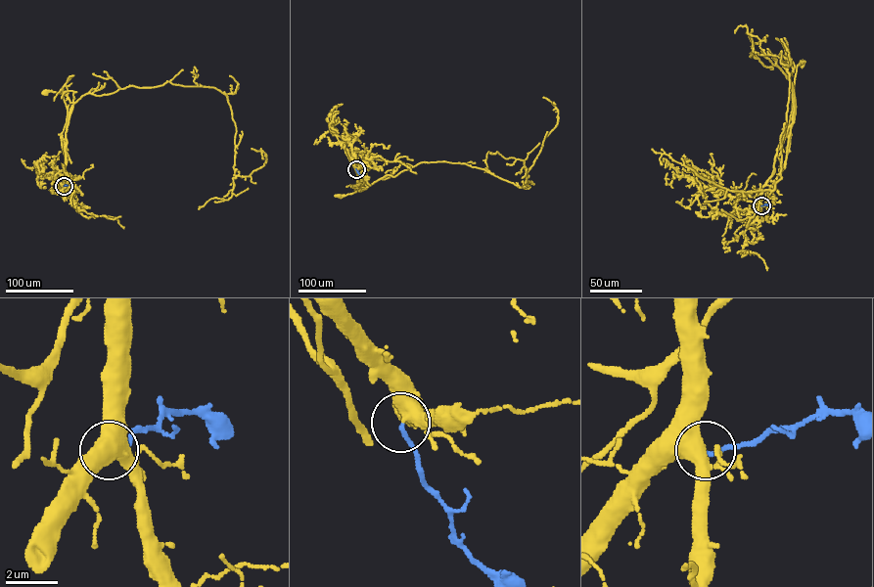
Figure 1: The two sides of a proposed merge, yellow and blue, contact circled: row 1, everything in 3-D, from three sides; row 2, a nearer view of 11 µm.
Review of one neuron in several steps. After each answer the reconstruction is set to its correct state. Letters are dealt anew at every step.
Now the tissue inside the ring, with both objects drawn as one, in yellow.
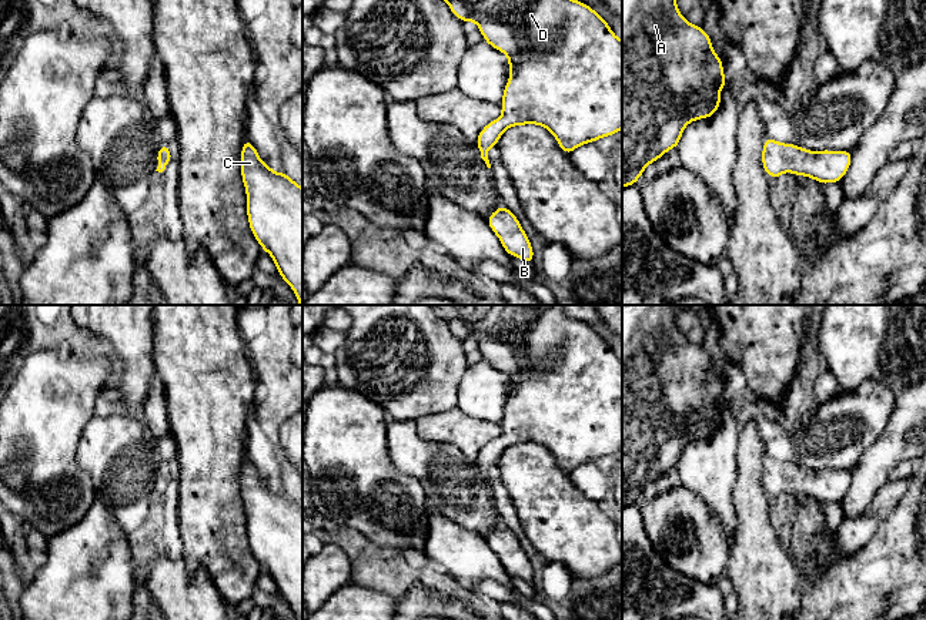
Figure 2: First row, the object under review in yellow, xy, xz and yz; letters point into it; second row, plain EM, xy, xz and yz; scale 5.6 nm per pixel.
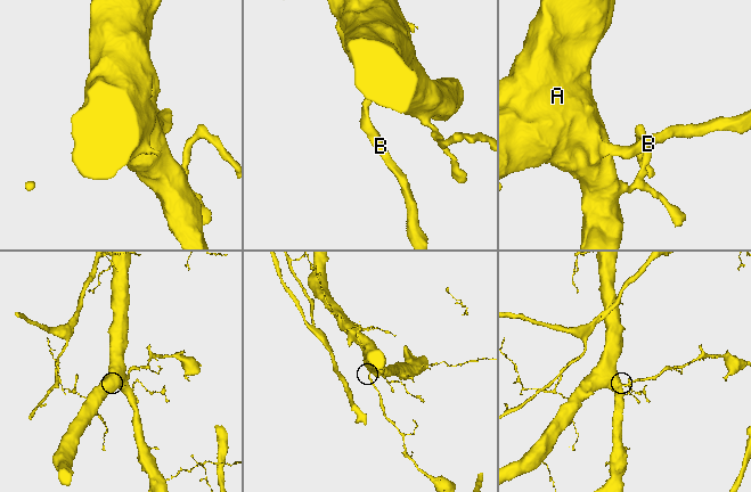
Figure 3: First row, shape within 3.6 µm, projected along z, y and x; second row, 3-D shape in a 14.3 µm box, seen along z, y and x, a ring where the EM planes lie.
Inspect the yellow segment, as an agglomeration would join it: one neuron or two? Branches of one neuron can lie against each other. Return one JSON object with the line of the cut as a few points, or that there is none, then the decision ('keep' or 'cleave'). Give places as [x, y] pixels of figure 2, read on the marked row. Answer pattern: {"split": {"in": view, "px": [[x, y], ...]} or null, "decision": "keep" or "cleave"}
{"split": null, "decision": "keep"}

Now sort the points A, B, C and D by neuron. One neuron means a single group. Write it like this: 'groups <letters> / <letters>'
groups A B C D

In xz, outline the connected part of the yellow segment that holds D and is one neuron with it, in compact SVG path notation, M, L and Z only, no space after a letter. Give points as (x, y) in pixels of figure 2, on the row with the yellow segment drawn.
M576 0L445 1L458 20L475 21L484 41L509 57L511 77L501 100L502 115L488 123L475 141L488 168L488 150L514 125L545 127L568 155L579 145L622 128L622 40L602 14Z

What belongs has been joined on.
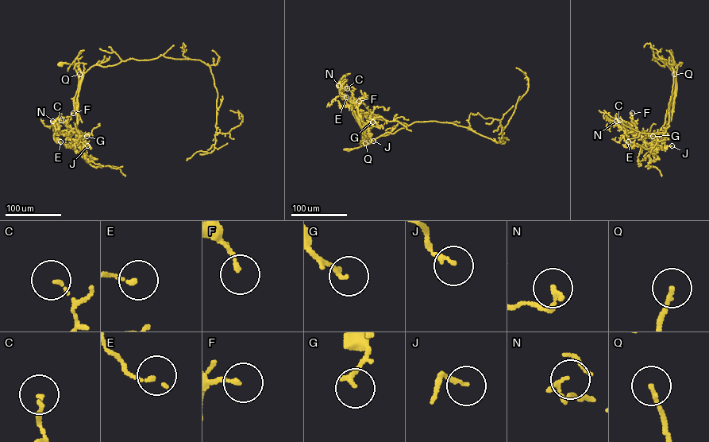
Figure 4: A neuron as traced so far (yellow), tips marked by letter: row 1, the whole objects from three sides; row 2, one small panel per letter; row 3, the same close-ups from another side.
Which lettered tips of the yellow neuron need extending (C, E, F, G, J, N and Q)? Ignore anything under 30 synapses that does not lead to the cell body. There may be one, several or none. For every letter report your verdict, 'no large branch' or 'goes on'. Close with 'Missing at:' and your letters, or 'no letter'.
C: no large branch
E: no large branch
F: no large branch
G: no large branch
J: no large branch
N: no large branch
Q: no large branch
Missing at: no letter

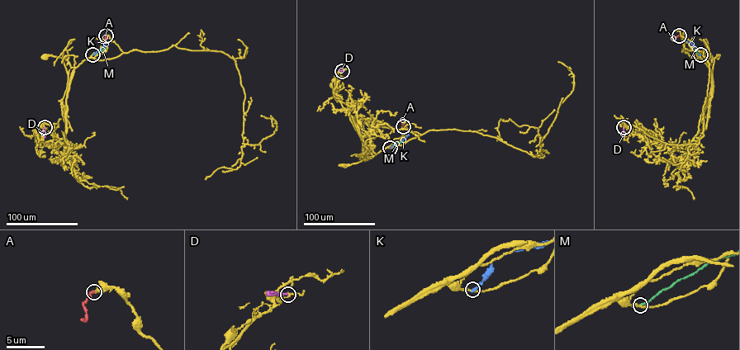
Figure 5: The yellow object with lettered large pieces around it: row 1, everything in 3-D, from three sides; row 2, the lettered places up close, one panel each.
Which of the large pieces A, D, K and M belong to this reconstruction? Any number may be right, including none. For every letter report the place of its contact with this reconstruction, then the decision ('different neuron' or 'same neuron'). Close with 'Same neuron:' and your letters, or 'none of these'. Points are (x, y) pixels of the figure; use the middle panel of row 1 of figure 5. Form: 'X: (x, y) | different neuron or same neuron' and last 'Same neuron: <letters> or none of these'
A: (403, 126) | same neuron
D: (342, 71) | different neuron
K: (390, 148) | different neuron
M: (390, 148) | different neuron
Same neuron: A

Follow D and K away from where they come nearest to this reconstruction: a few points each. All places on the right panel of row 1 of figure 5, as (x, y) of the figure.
D: (623, 127), (623, 137)
K: (700, 54), (687, 40)

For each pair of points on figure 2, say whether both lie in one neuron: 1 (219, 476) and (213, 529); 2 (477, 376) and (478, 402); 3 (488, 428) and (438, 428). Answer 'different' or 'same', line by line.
1: same
2: same
3: same

